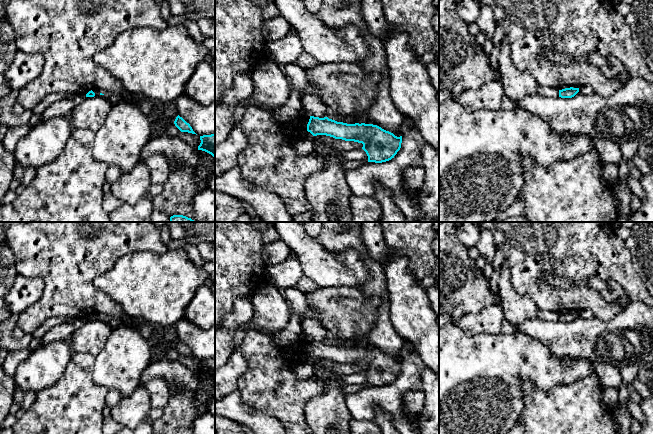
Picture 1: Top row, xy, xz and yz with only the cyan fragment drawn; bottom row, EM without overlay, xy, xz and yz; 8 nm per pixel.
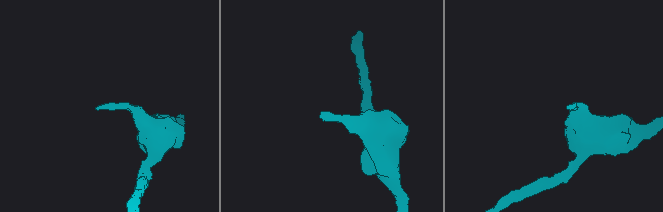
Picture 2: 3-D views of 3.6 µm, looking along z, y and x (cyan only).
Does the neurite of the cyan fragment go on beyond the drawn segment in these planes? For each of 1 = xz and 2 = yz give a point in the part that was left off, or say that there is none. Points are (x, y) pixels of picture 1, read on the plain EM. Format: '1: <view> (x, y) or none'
1: none
2: none

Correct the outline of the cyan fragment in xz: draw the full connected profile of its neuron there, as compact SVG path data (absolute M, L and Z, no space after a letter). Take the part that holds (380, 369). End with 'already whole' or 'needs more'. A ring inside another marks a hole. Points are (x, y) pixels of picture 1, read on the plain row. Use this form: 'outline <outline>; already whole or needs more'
outline M310 340L307 348L307 355L313 360L326 359L335 363L342 363L345 365L354 365L362 367L362 373L368 380L368 386L382 387L391 384L401 372L402 360L397 361L393 357L382 353L381 351L373 348L355 347L347 348L337 346L329 343L328 341L319 342Z; already whole

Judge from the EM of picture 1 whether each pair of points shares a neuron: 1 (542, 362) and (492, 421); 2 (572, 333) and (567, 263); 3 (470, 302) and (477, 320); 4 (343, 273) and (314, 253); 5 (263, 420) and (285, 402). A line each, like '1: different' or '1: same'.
1: same
2: different
3: different
4: same
5: different

